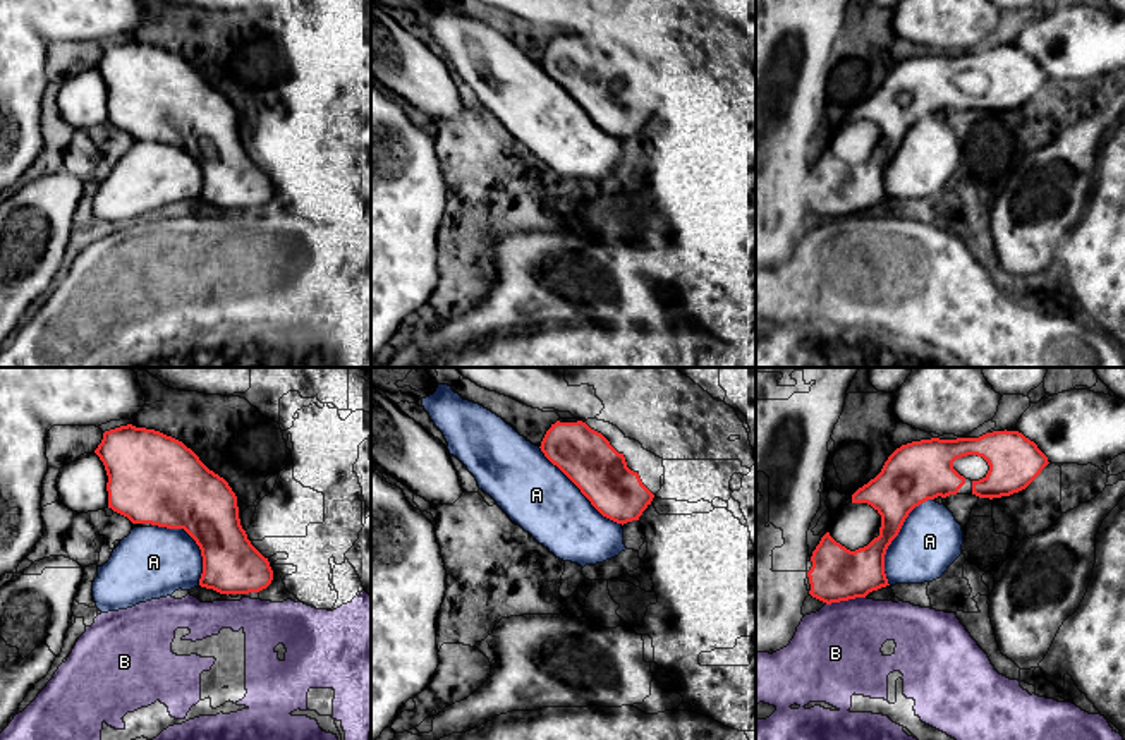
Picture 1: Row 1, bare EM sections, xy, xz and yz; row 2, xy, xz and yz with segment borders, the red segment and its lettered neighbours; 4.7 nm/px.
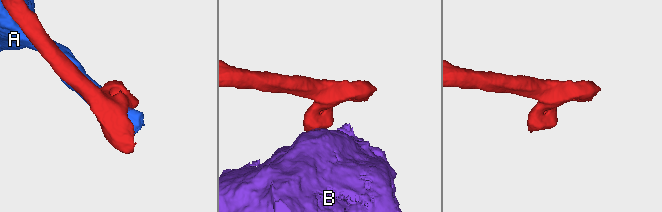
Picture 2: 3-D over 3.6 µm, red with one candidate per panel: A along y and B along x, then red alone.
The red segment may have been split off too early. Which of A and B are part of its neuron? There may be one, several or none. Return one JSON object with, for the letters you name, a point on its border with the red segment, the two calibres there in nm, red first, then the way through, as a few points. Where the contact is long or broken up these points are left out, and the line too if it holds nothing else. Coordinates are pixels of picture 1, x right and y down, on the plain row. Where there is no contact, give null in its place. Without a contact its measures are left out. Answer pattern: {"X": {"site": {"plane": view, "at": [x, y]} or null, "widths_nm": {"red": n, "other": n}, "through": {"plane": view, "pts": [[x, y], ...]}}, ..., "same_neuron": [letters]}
{"A": {"site": {"plane": "yz", "at": [895, 151]}, "widths_nm": {"red": 240, "other": 300}}, "same_neuron": ["A"]}

